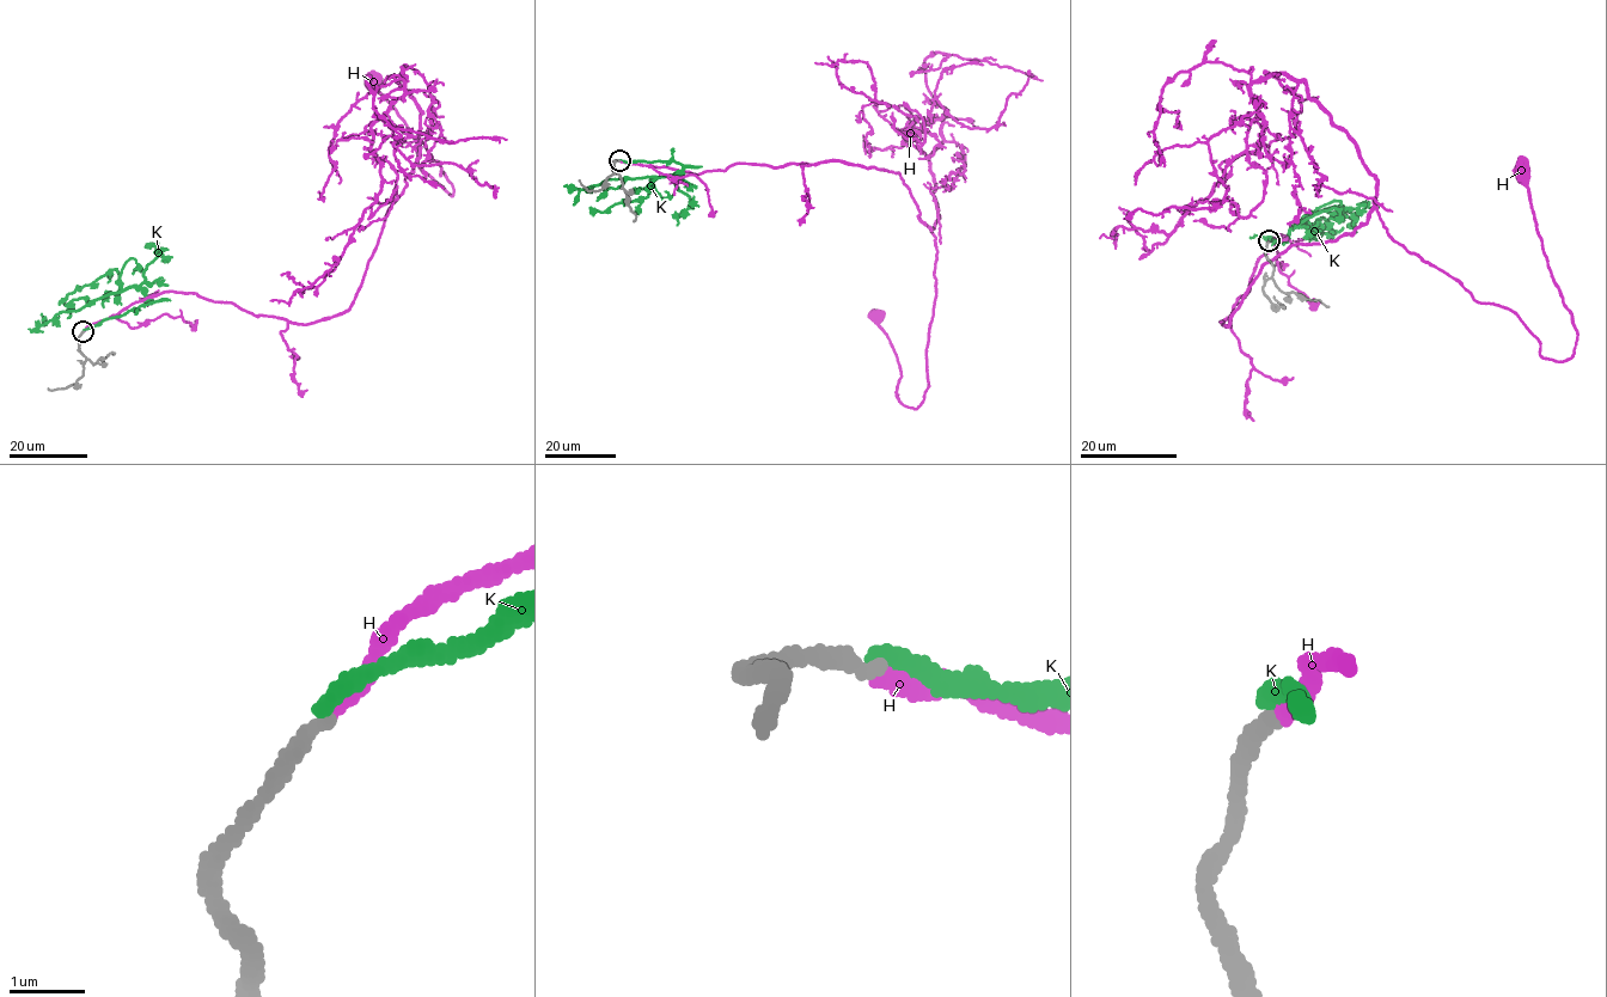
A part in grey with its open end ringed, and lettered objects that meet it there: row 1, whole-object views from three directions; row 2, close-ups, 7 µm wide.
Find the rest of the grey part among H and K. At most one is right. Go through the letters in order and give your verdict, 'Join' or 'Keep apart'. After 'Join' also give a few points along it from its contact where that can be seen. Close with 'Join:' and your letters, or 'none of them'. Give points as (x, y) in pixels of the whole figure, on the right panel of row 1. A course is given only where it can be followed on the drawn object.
H: Join. Its course: (1269, 240), (1287, 237), (1224, 326), (1260, 268), (1375, 207), (1560, 361), (1577, 332), (1523, 172)
K: Keep apart
Join: H

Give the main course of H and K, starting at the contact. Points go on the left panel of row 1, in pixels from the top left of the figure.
H: (83, 331), (164, 292), (301, 324), (343, 313), (420, 139), (453, 194), (419, 167), (414, 138), (373, 83)
K: (83, 331), (150, 301), (140, 289), (126, 287), (80, 309), (61, 311), (47, 322), (41, 313)

